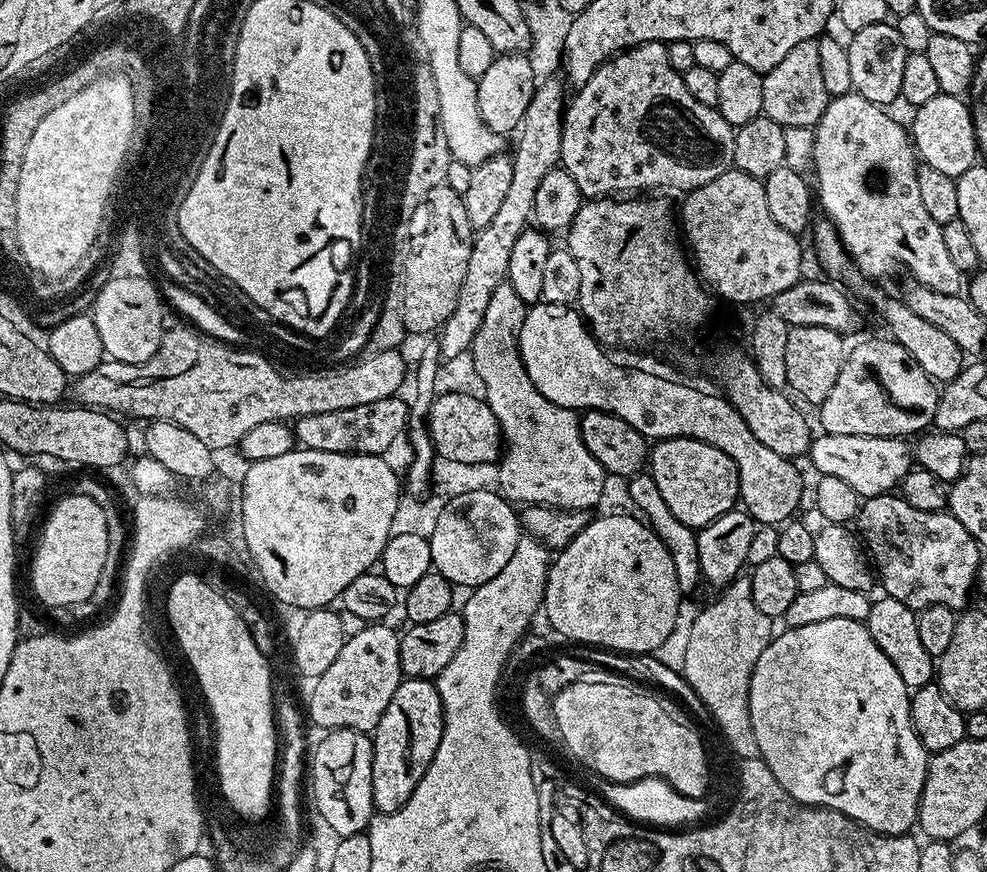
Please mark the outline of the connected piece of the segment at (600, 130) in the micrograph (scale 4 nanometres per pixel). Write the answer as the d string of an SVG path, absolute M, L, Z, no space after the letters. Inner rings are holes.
M652 40L648 44L638 44L634 48L627 48L626 51L618 53L608 60L602 66L594 70L594 74L581 88L575 93L576 97L567 101L564 110L564 125L562 126L562 154L560 155L560 164L574 178L578 190L585 198L616 198L621 194L648 194L651 188L673 188L679 194L687 194L693 188L706 186L706 182L714 182L718 174L727 172L733 167L734 158L734 138L736 137L736 128L722 118L718 109L706 106L686 90L686 82L683 75L670 66L667 47L661 41Z

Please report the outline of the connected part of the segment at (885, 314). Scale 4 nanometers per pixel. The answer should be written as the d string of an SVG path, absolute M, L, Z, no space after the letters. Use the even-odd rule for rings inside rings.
M864 282L858 288L859 294L880 314L885 320L887 326L893 331L891 339L906 349L922 370L935 380L937 383L945 384L953 380L960 373L966 362L966 354L961 350L954 338L948 337L944 330L940 330L938 326L931 325L930 322L914 313L899 297L890 298L882 289L878 288L877 283Z

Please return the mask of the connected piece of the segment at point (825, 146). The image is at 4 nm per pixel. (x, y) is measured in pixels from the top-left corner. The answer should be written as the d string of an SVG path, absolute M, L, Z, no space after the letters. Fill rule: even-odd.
M854 91L847 92L841 96L833 96L828 101L825 108L825 113L814 127L816 133L816 141L812 144L812 164L816 167L816 180L814 176L814 188L818 193L818 202L824 206L826 216L832 220L836 225L837 230L840 232L841 240L844 244L845 250L848 251L851 261L856 264L860 271L864 272L865 277L878 278L874 276L886 276L892 273L897 264L900 266L908 266L909 275L919 281L920 283L928 286L938 293L950 294L951 296L959 295L961 293L964 276L960 273L958 266L954 266L954 261L949 257L946 251L946 245L942 243L942 225L934 222L934 218L930 218L930 214L926 211L926 206L922 206L921 193L918 191L918 178L916 177L916 169L918 167L918 153L913 145L912 137L909 129L904 128L891 116L887 107L875 104L874 102L866 102L866 98L862 98Z

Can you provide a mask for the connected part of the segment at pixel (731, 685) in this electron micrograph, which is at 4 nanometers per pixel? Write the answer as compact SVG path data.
M744 578L737 579L719 593L720 596L709 608L704 608L692 620L688 628L688 641L684 644L684 668L682 675L684 681L702 698L706 706L711 723L720 727L724 740L737 752L740 760L754 760L760 755L758 750L758 738L754 738L754 726L750 722L750 706L748 695L750 694L750 682L754 674L754 666L758 658L762 658L762 650L774 638L774 620L754 606L751 597L751 586Z

